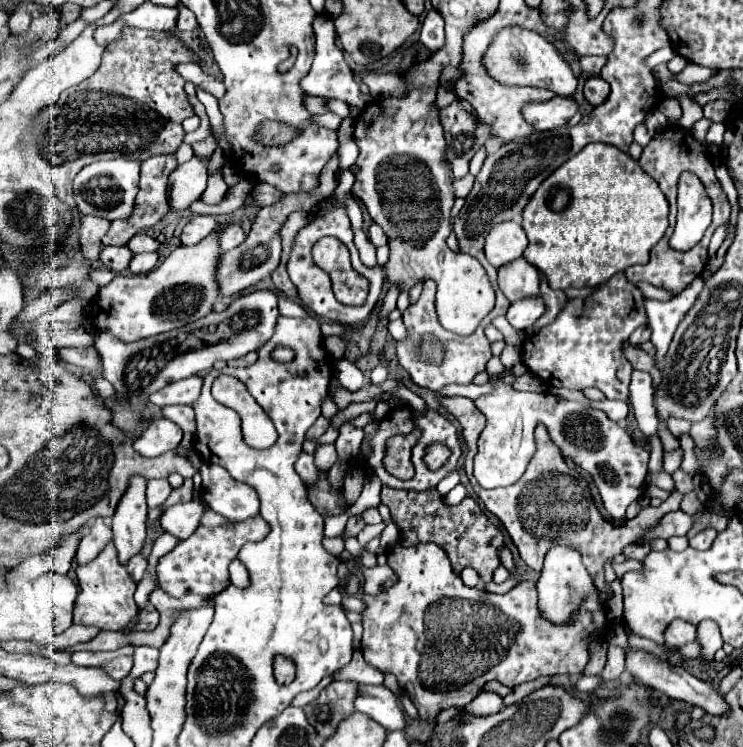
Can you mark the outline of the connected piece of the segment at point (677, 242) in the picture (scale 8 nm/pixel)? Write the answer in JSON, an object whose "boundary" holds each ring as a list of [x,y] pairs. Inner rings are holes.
{"boundary":[[[684,171],[680,175],[677,191],[677,217],[674,233],[670,237],[670,247],[692,249],[712,223],[712,203],[704,191],[700,179]]]}

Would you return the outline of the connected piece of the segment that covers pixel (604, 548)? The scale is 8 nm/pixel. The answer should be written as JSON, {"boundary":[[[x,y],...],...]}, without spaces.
{"boundary":[[[466,397],[440,399],[440,405],[460,423],[462,437],[468,445],[466,475],[472,483],[476,497],[480,497],[484,501],[486,509],[490,513],[494,513],[504,523],[506,531],[510,533],[512,541],[516,543],[516,547],[520,551],[520,557],[534,571],[542,569],[544,555],[552,547],[556,547],[556,545],[574,547],[580,551],[582,563],[596,577],[598,591],[606,591],[606,587],[604,587],[606,585],[604,583],[604,563],[608,559],[616,557],[618,553],[622,553],[622,547],[636,543],[636,541],[642,541],[642,531],[646,531],[646,527],[654,525],[662,515],[680,507],[682,495],[674,493],[660,507],[644,507],[636,517],[626,519],[622,525],[606,521],[592,501],[592,495],[588,489],[590,483],[588,483],[586,473],[580,467],[572,467],[566,463],[566,459],[562,459],[558,447],[554,447],[544,425],[536,427],[536,447],[538,449],[536,449],[536,455],[532,457],[532,461],[528,463],[526,473],[520,477],[520,481],[516,481],[510,487],[482,489],[472,475],[472,457],[476,455],[476,439],[485,428],[486,418]]]}

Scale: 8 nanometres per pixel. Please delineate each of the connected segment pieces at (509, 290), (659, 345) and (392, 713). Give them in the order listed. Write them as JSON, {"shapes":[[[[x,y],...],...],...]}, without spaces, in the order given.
{"shapes":[[[[524,257],[498,269],[500,291],[510,303],[540,295],[540,271]]],[[[698,277],[684,291],[680,291],[676,297],[672,297],[666,303],[646,299],[648,325],[652,329],[652,343],[656,345],[656,361],[660,361],[666,355],[678,323],[692,309],[702,287],[704,287],[704,281]]],[[[360,685],[356,711],[370,715],[388,731],[398,731],[406,727],[404,711],[398,697],[384,685]]]]}

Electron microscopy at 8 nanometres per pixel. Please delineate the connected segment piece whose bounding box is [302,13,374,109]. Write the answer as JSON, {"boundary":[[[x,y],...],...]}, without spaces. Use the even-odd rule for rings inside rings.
{"boundary":[[[320,13],[320,15],[316,15],[312,27],[314,27],[314,35],[316,35],[316,57],[314,57],[310,73],[302,79],[302,91],[306,95],[316,95],[316,97],[324,97],[324,99],[340,99],[340,101],[360,107],[360,109],[370,105],[374,101],[372,95],[364,95],[358,89],[358,83],[354,81],[352,69],[348,67],[344,53],[336,47],[336,33],[334,33],[334,25],[332,25],[332,17],[328,17],[326,13]]]}

